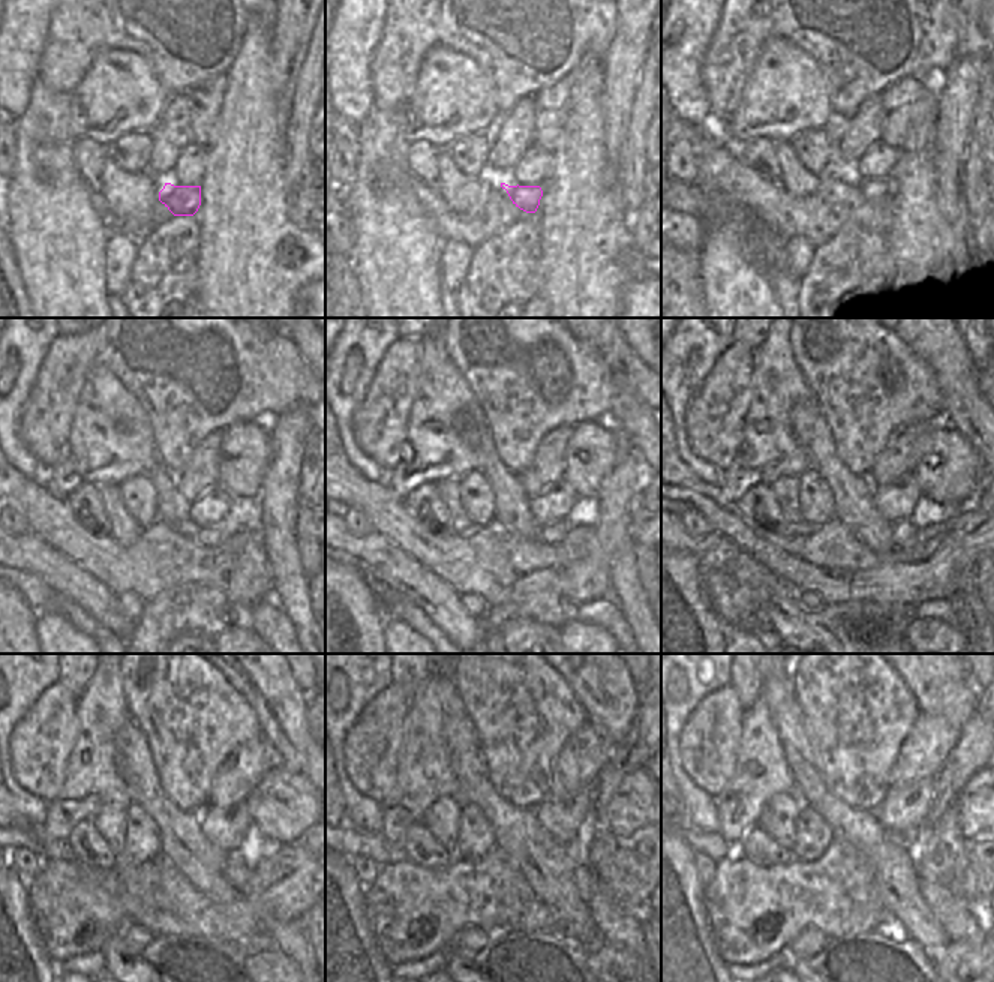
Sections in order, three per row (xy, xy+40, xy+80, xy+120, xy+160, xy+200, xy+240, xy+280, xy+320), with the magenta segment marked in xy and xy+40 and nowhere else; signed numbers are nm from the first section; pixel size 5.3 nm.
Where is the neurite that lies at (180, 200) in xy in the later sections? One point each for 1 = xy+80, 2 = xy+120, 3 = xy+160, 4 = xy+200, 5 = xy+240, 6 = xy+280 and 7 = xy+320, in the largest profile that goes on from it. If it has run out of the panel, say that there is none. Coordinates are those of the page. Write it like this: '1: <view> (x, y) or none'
1: xy+80 (876, 191)
2: xy+120 (215, 534)
3: xy+160 (550, 534)
4: xy+200 (904, 531)
5: xy+240 (236, 870)
6: xy+280 (619, 930)
7: xy+320 (949, 907)

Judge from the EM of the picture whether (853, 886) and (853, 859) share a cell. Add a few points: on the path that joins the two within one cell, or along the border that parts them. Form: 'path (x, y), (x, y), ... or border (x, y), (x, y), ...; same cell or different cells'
border (819, 886), (855, 879), (867, 894); different cells

